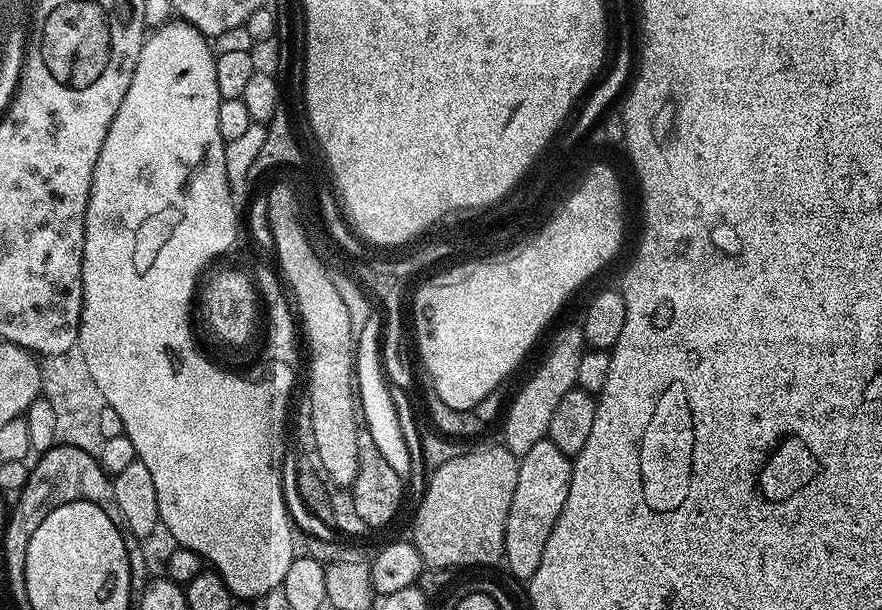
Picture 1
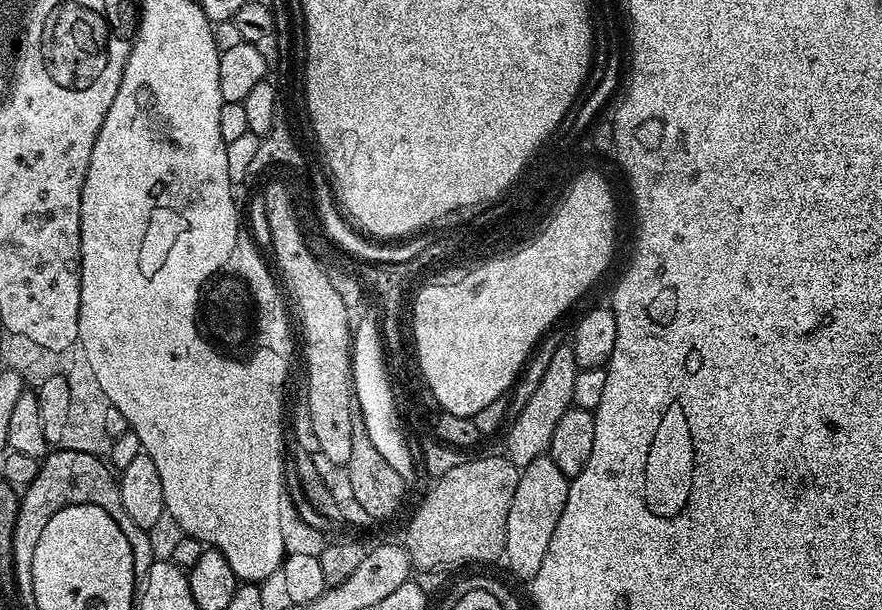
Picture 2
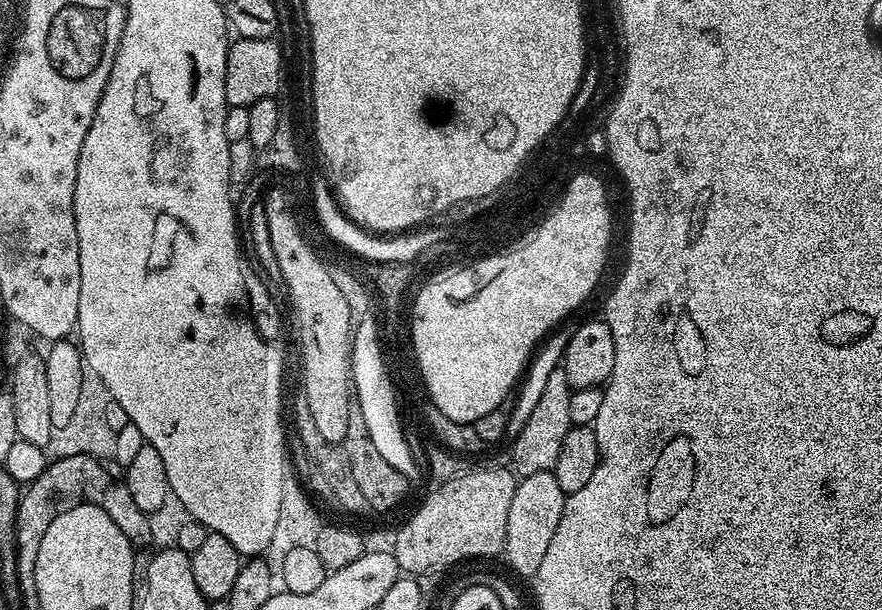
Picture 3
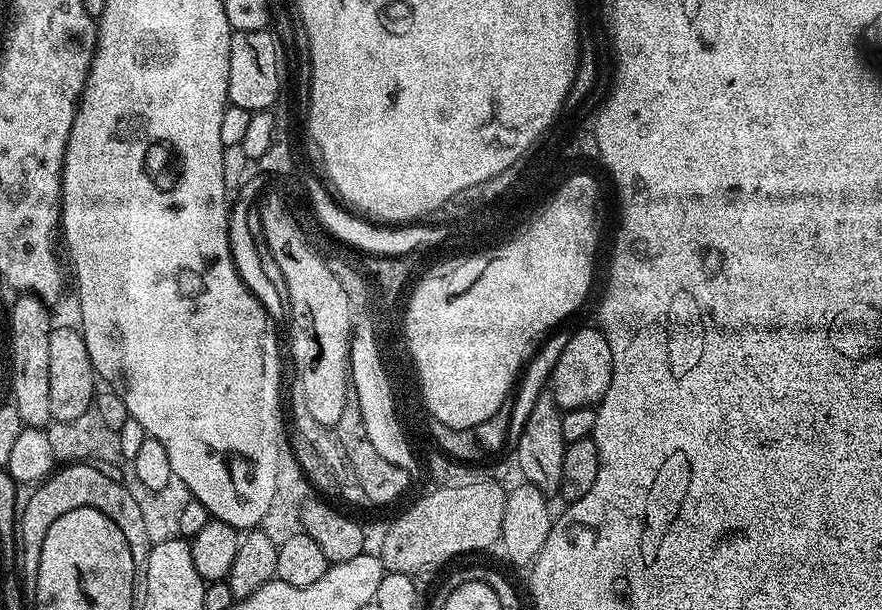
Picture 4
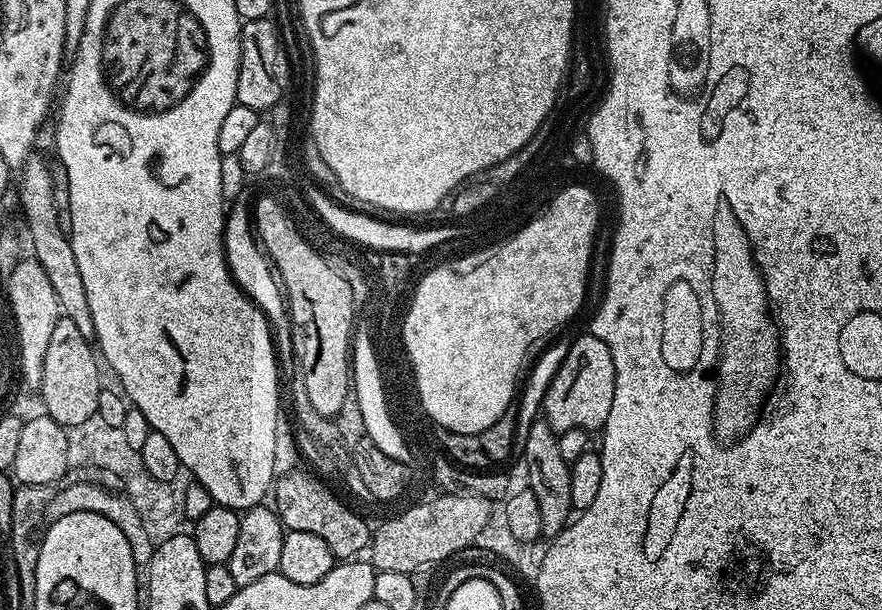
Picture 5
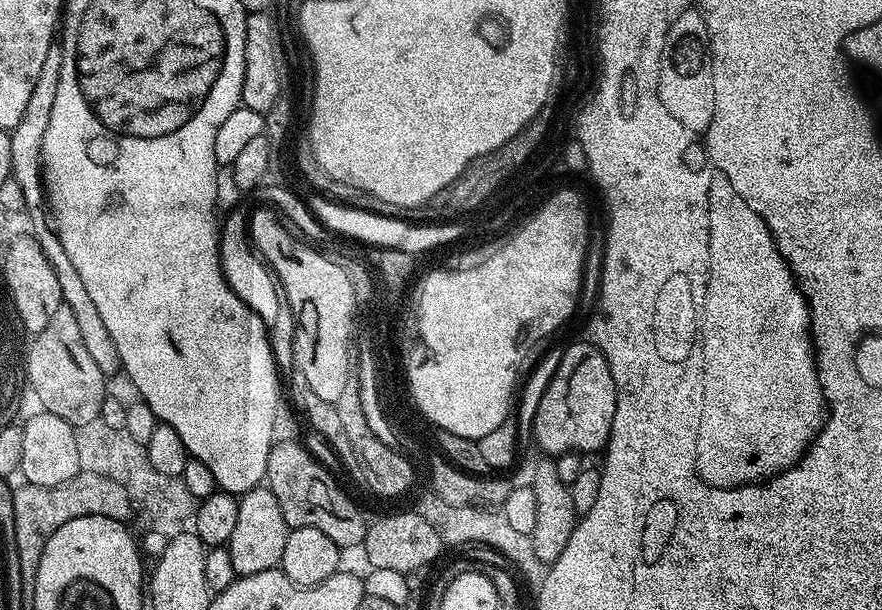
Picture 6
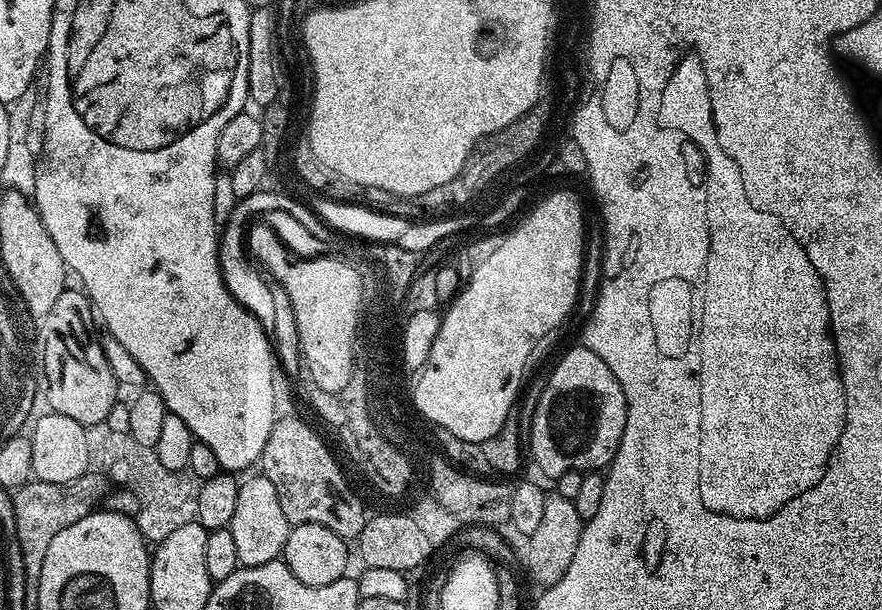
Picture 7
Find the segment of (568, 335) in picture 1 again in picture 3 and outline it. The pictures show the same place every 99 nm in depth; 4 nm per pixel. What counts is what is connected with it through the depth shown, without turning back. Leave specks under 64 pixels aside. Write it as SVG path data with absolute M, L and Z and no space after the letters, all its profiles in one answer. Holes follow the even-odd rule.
M563 367L556 369L544 380L516 441L512 444L512 464L521 477L539 472L551 472L554 462L558 462L558 450L562 450L562 438L571 430L573 424L570 422L570 394L572 388L568 385L568 379Z

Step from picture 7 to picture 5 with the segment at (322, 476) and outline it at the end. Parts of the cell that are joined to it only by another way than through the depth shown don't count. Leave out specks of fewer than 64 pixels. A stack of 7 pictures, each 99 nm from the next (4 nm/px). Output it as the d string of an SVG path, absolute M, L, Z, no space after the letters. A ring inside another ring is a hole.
M300 471L287 472L275 481L274 511L280 517L280 523L289 532L318 534L318 538L322 538L322 542L330 546L332 555L337 561L357 559L367 549L368 539L371 538L368 520L364 516L360 517L354 509L347 508L318 477Z

